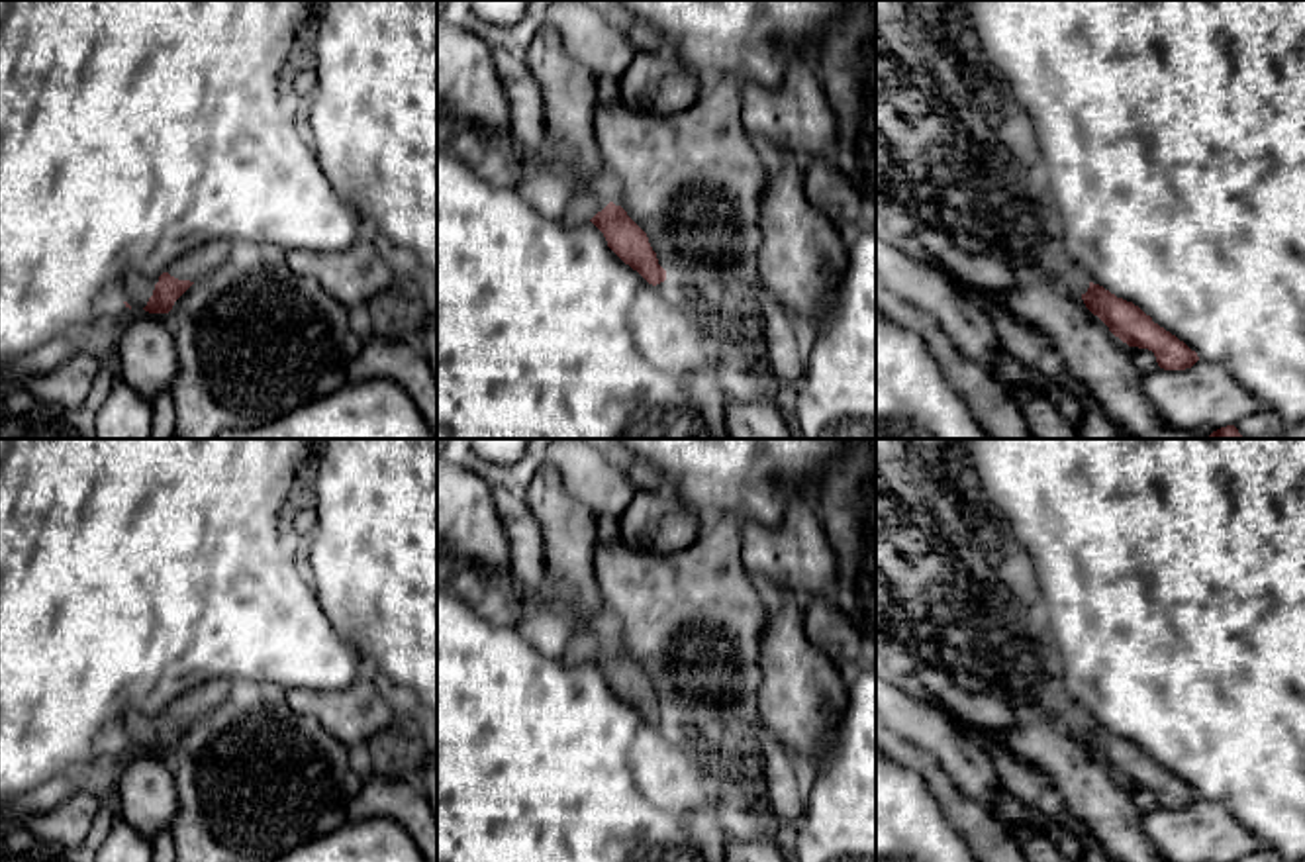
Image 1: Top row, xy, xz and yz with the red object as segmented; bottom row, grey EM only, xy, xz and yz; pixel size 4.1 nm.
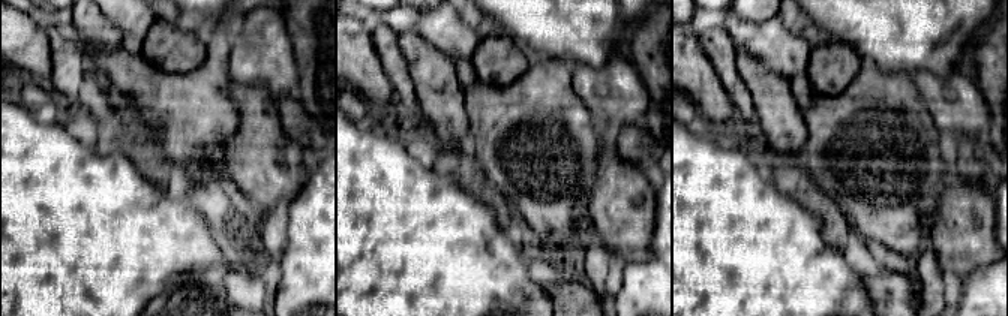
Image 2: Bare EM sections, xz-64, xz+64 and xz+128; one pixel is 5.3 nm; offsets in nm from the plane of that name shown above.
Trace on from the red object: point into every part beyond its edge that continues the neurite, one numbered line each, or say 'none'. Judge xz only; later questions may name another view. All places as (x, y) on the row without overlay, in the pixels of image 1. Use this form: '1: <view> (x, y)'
1: xz (580, 641)

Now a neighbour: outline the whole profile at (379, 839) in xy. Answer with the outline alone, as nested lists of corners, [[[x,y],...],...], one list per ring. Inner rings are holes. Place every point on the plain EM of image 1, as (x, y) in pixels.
[[[388,817],[347,821],[270,862],[427,862],[411,835]]]

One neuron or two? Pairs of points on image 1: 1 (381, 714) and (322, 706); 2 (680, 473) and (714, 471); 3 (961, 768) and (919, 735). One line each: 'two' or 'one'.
1: one
2: one
3: one

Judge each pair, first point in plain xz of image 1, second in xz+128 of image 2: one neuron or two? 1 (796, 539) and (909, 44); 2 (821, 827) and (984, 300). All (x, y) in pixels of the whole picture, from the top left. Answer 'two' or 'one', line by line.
1: two
2: one

